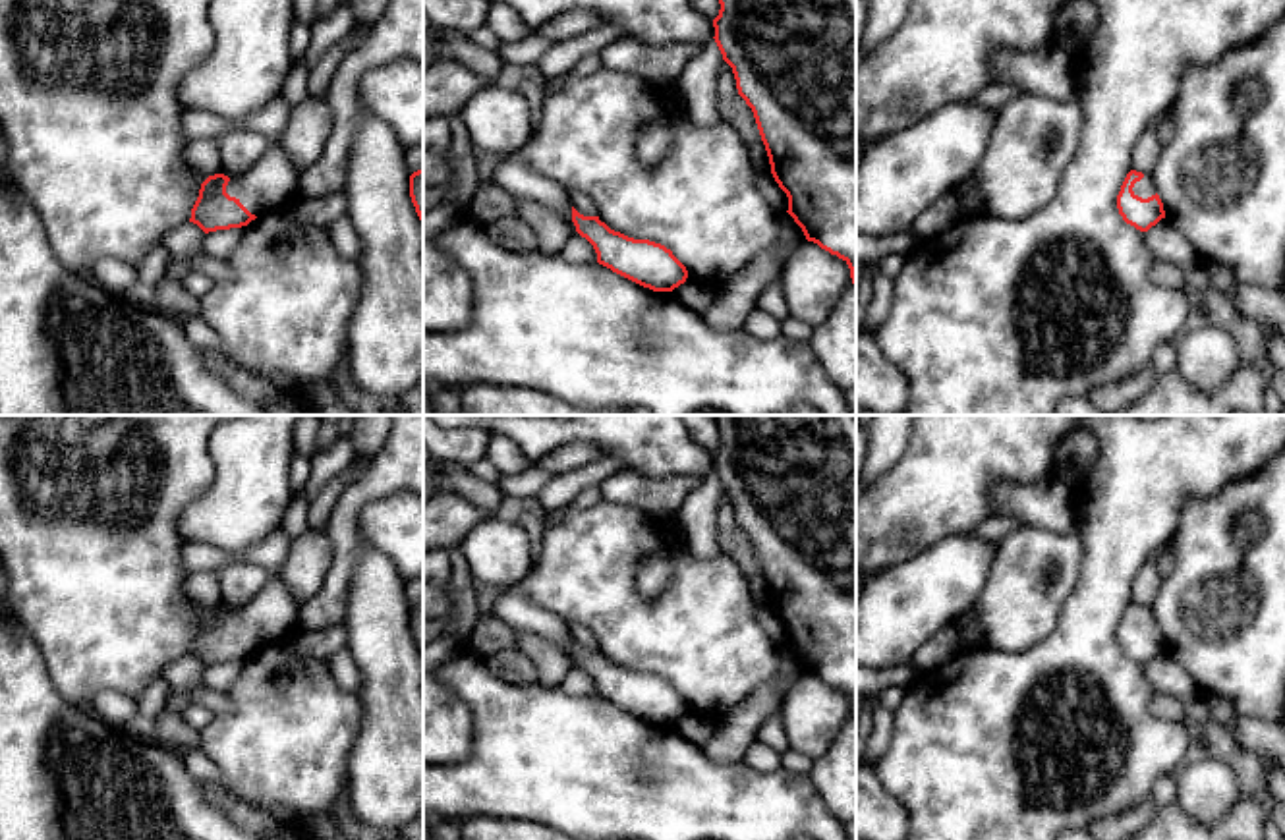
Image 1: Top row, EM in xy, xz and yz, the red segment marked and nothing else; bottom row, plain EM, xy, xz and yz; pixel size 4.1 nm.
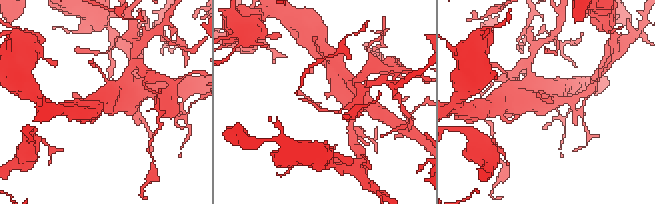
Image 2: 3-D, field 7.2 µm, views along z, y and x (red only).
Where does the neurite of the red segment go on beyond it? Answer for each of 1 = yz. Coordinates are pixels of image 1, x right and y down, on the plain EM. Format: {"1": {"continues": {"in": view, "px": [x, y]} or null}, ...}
{"1": {"continues": {"in": "yz", "px": [1144, 620]}}}

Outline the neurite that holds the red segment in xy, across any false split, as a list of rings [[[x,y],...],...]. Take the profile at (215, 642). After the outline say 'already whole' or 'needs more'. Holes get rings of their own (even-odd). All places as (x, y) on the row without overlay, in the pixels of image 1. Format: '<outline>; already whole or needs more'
[[[274,575],[238,608],[209,608],[199,622],[189,655],[205,666],[247,658],[263,643],[298,630],[298,602],[286,583]]]; needs more

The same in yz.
[[[1130,602],[1125,610],[1117,628],[1117,641],[1123,653],[1140,664],[1148,664],[1165,651],[1152,608],[1136,602]]]; needs more

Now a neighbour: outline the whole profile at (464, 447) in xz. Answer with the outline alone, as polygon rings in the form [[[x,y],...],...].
[[[423,415],[423,446],[435,462],[471,465],[487,456],[489,440],[483,429],[444,429]]]

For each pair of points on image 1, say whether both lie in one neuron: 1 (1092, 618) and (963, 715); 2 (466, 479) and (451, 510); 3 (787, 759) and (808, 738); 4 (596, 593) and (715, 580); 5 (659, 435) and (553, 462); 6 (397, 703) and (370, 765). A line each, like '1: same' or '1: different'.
1: same
2: different
3: different
4: same
5: different
6: same

